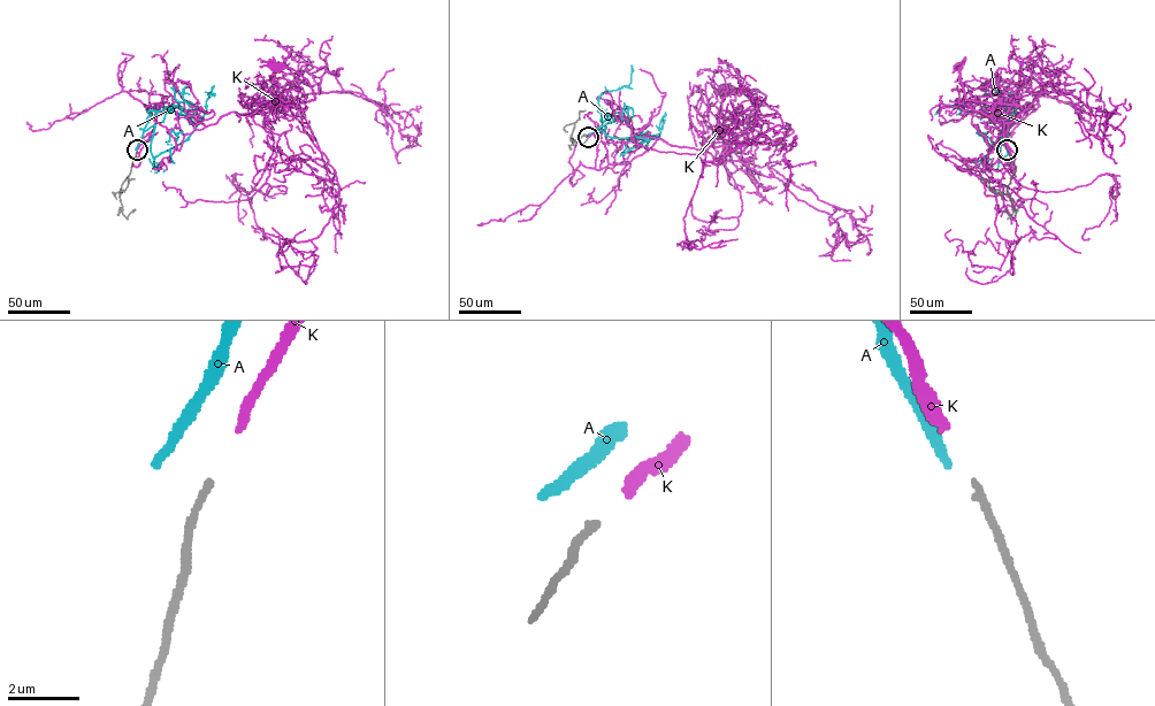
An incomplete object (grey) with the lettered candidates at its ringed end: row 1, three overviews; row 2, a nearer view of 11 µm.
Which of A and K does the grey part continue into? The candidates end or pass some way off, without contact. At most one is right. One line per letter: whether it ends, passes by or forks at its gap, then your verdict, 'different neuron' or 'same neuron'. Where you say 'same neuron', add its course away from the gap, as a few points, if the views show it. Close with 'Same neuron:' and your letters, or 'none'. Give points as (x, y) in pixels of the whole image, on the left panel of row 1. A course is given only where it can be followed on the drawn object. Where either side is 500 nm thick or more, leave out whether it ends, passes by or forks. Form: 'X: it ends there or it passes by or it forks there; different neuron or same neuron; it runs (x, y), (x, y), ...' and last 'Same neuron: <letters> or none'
A: it ends there; different neuron
K: it ends there; different neuron
Same neuron: none

